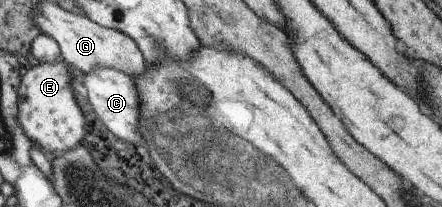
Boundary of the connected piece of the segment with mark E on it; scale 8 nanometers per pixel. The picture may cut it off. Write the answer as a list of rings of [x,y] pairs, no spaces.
[[[60,60],[60,62],[54,64],[41,63],[32,66],[27,71],[24,71],[19,85],[19,92],[17,92],[19,94],[17,120],[19,120],[21,128],[23,128],[23,132],[27,134],[27,138],[31,140],[34,146],[54,154],[68,152],[79,145],[85,135],[85,126],[87,126],[81,108],[73,94],[71,73],[69,64],[65,60]]]

